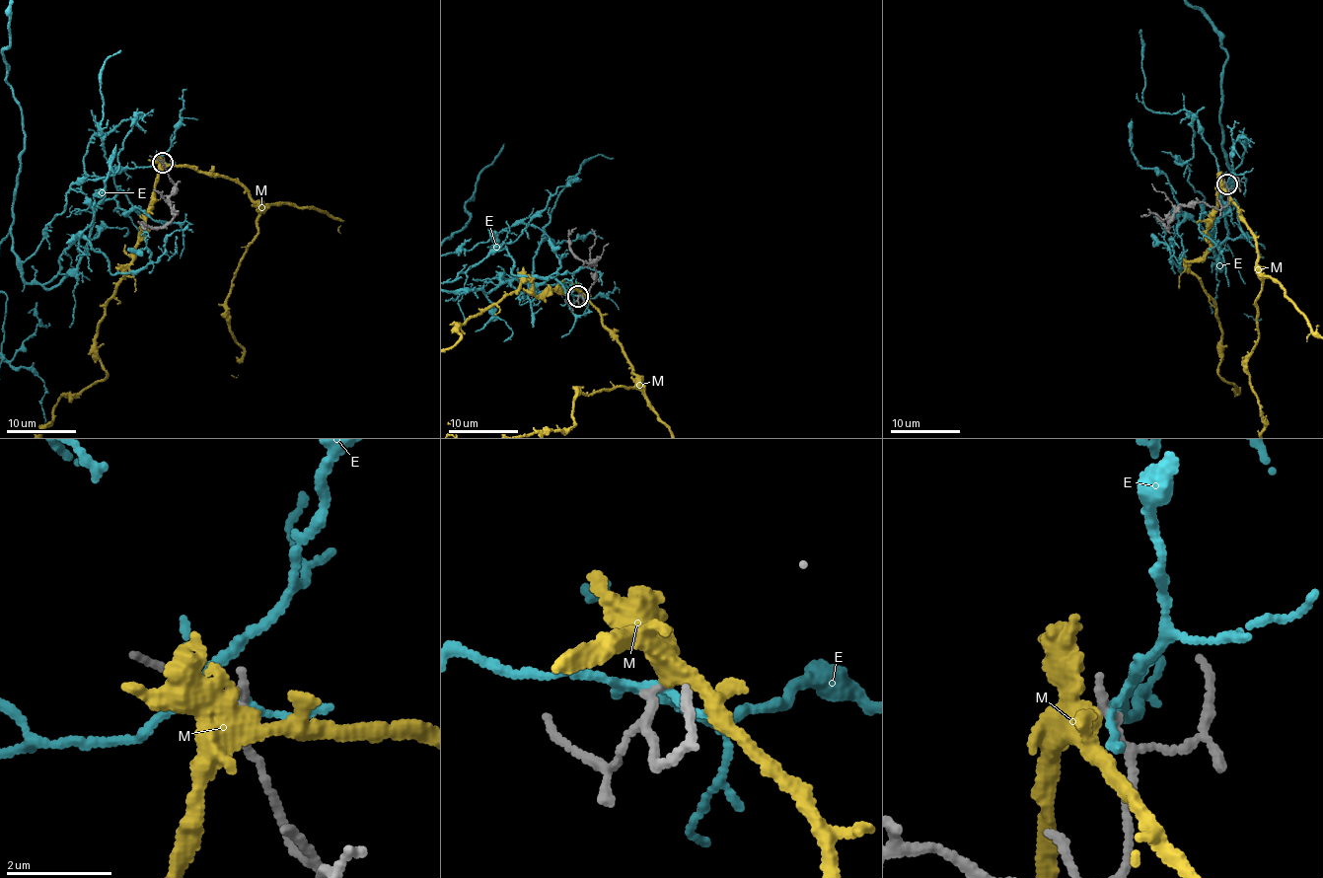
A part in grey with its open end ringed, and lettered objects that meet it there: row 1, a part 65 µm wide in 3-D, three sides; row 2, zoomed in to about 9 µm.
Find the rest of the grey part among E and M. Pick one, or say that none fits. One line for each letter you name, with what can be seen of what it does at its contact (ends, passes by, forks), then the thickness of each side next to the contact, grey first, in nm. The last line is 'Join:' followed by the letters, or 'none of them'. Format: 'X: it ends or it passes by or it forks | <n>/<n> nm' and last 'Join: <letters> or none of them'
Join: none of them

